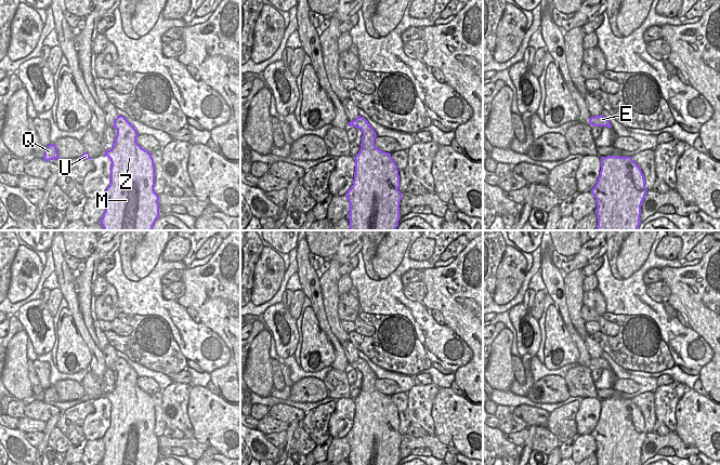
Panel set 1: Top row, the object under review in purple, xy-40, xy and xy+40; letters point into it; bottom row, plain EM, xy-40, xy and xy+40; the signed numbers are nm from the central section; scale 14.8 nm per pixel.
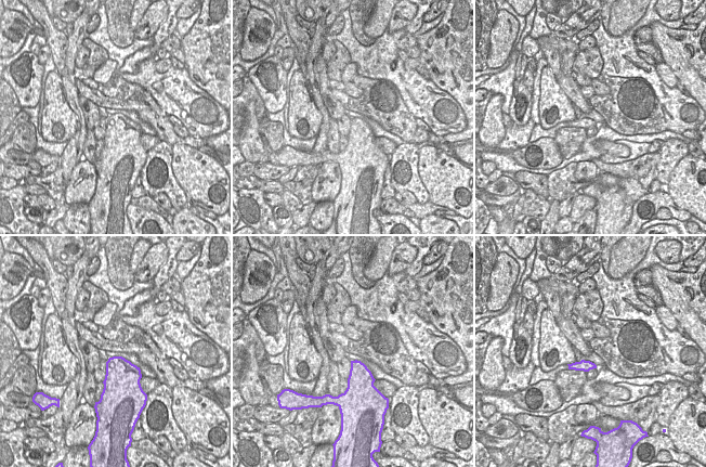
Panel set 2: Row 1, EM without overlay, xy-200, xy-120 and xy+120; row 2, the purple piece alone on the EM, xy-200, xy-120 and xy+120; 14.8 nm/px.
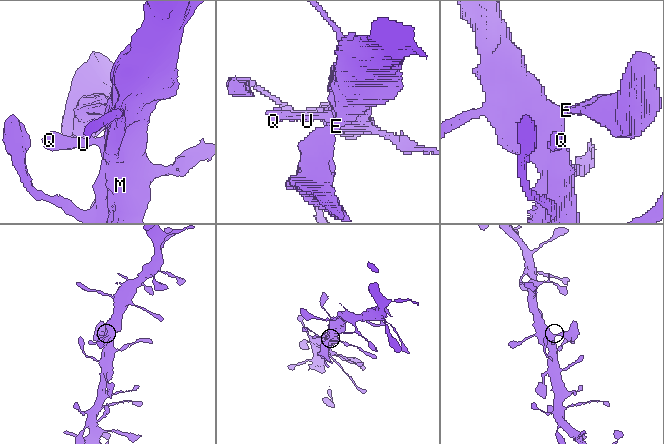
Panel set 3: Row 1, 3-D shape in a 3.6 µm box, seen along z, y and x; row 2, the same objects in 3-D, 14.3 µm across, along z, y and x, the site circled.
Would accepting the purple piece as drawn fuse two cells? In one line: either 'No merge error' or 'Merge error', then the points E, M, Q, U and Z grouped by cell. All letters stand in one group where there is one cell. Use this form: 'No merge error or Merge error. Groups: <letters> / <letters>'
No merge error. Groups: E M Q U Z

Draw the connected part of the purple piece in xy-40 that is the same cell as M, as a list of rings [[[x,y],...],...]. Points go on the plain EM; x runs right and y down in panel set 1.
[[[117,358],[113,368],[117,372],[115,384],[104,398],[110,401],[110,425],[103,436],[105,453],[100,465],[155,465],[159,460],[159,438],[155,435],[155,408],[154,401],[147,393],[142,390],[138,384],[138,374],[134,369],[123,359]]]

